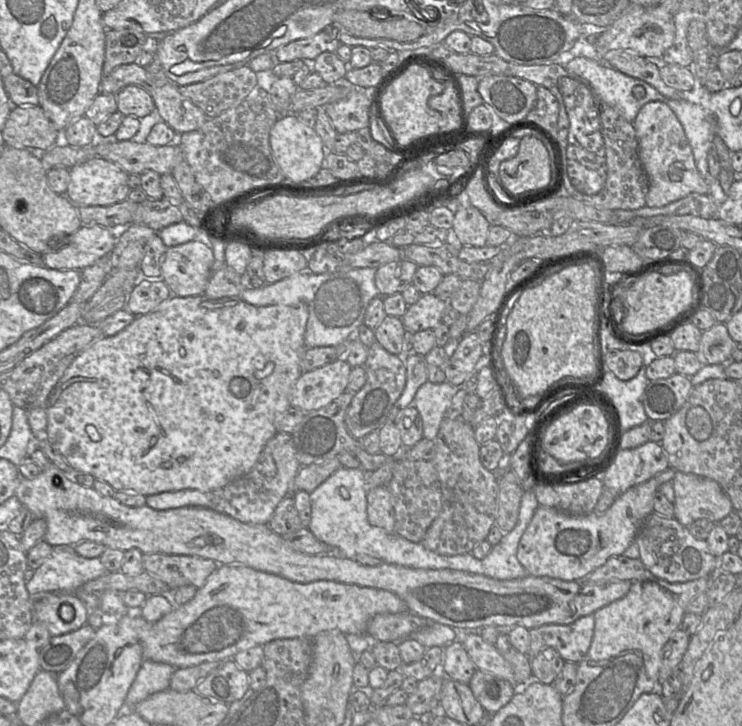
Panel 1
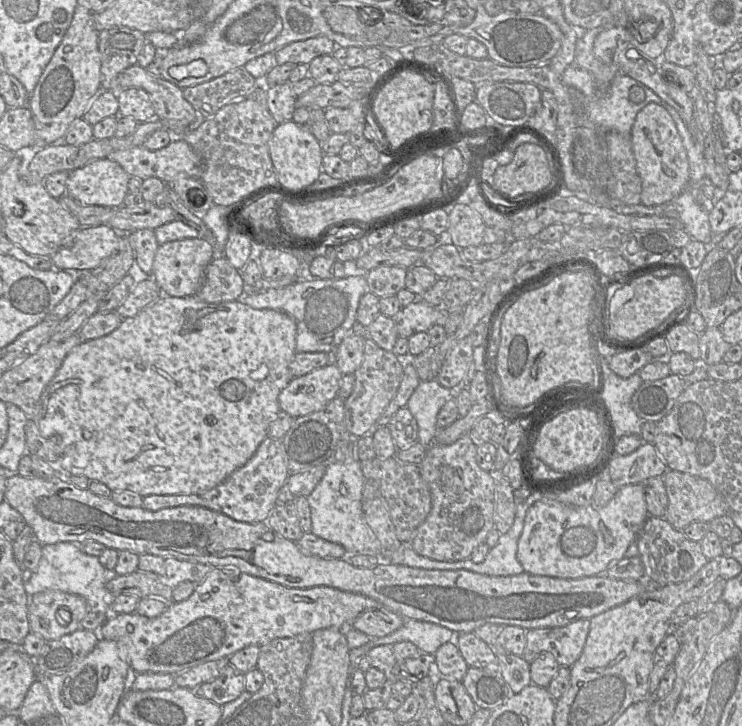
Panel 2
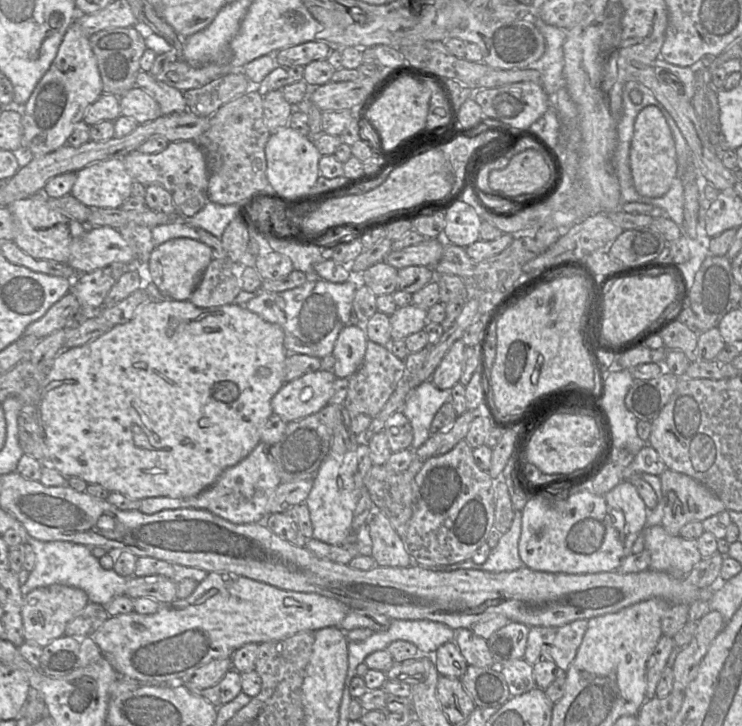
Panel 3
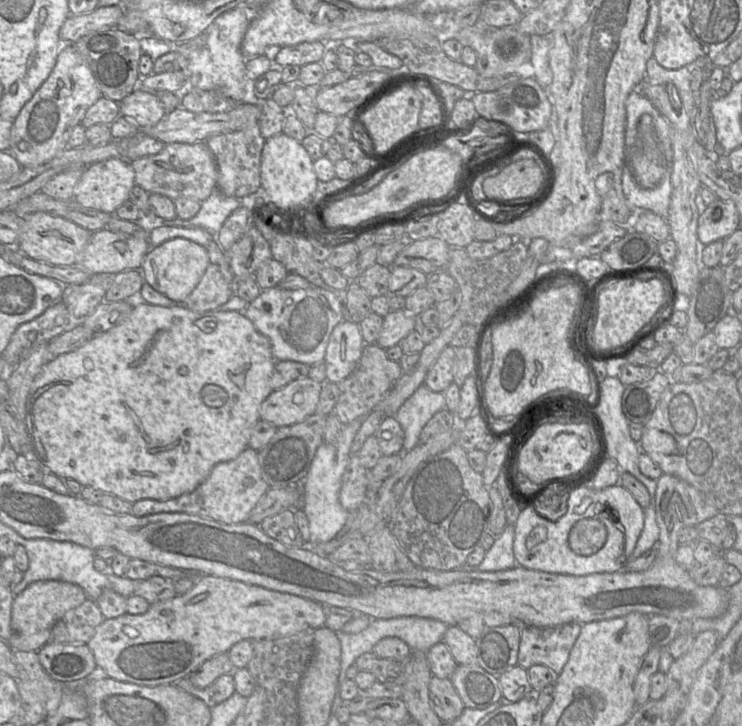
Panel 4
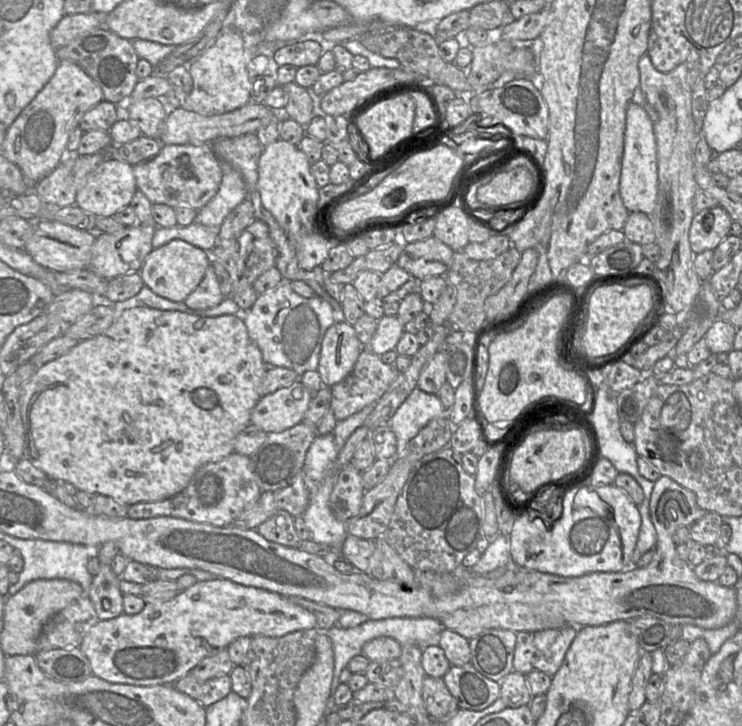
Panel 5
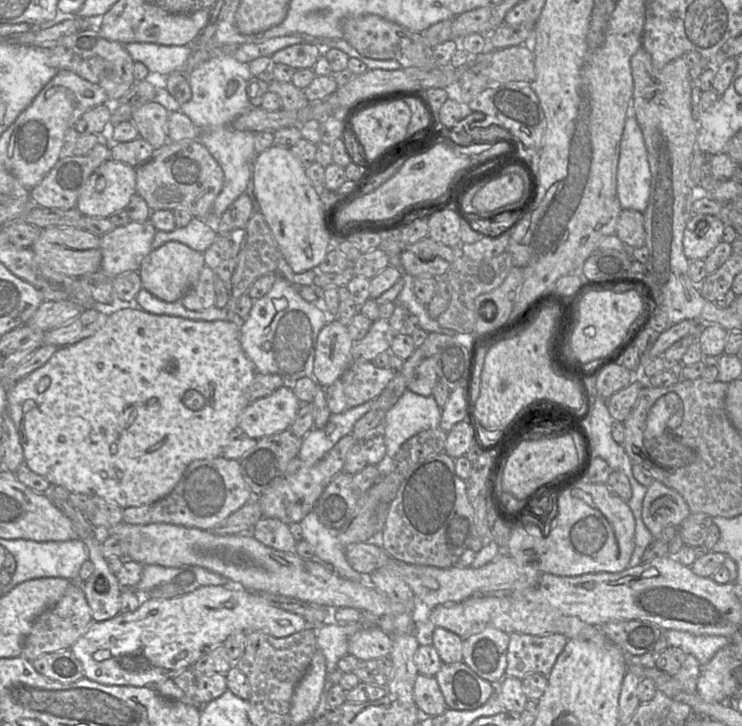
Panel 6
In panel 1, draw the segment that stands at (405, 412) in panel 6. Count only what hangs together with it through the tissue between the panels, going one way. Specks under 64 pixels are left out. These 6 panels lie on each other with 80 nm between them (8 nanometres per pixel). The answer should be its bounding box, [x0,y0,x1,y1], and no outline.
[412,382,458,440]

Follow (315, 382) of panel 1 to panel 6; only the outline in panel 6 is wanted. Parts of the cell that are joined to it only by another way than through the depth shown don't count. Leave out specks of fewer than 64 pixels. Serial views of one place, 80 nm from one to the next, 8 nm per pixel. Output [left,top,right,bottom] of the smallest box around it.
[238,384,301,440]

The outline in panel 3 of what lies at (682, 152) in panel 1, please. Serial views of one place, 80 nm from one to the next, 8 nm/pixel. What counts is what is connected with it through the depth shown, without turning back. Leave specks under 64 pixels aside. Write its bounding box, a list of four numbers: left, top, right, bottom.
[629,105,678,198]

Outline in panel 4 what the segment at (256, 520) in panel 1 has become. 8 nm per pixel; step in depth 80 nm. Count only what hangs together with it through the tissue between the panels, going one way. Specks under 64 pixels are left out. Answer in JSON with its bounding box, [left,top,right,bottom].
[132,447,269,524]

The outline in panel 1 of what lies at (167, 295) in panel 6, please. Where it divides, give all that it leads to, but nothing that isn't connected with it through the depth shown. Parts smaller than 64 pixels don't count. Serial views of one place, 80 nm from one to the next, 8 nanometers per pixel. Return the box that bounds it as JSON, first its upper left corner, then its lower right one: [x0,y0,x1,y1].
[161,236,213,297]

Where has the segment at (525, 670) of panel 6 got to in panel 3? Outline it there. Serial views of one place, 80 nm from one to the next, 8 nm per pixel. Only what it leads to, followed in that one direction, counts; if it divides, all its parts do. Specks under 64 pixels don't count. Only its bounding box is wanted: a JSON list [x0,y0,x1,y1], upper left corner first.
[522,620,587,672]

